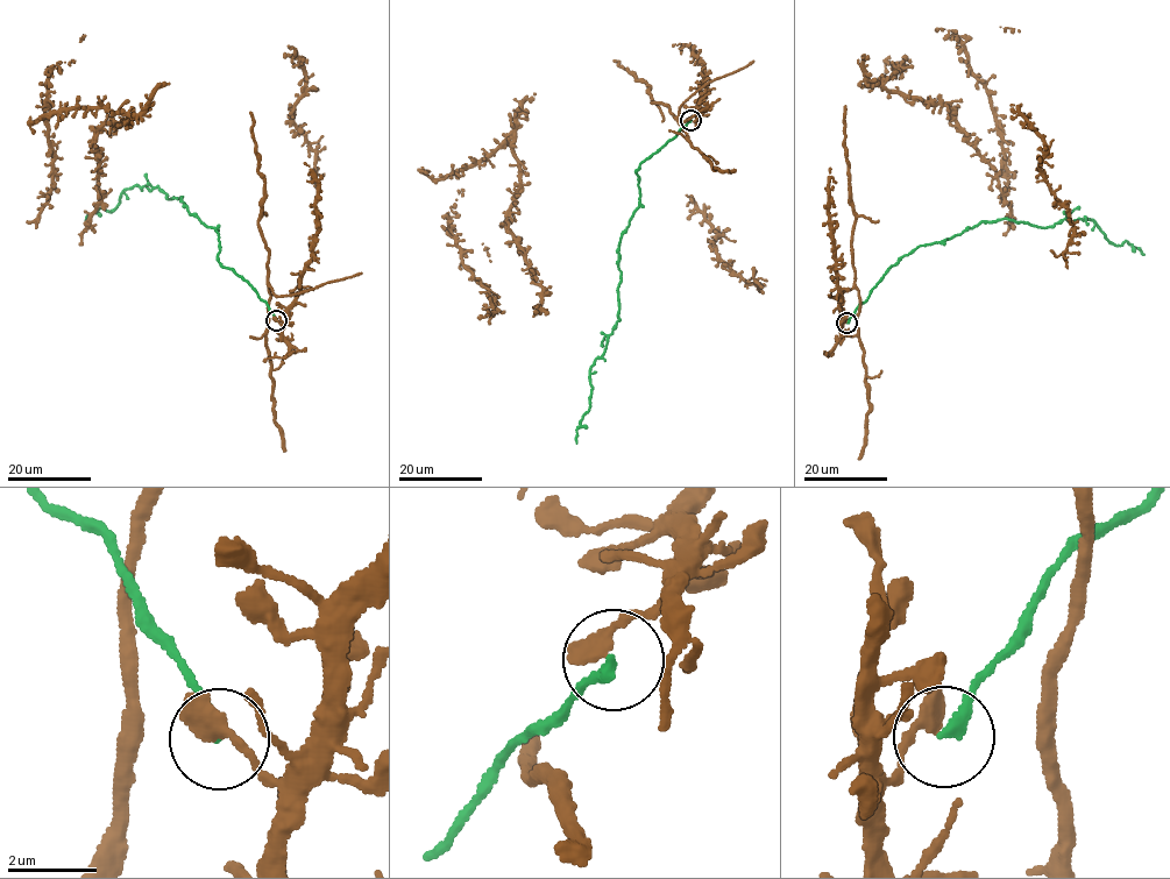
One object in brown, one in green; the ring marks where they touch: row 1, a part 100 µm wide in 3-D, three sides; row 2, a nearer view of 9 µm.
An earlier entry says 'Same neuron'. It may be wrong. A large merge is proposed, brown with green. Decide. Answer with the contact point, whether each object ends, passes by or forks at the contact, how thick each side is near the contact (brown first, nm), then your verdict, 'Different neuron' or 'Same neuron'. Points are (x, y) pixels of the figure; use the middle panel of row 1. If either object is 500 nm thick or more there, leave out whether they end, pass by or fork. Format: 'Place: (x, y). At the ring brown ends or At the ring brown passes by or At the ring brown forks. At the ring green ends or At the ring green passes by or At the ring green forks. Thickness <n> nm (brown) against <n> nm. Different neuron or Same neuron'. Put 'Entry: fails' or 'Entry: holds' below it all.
Place: (690, 120). At the ring brown ends. At the ring green ends. Thickness 440 nm (brown) against 280 nm. Different neuron
Entry: fails

